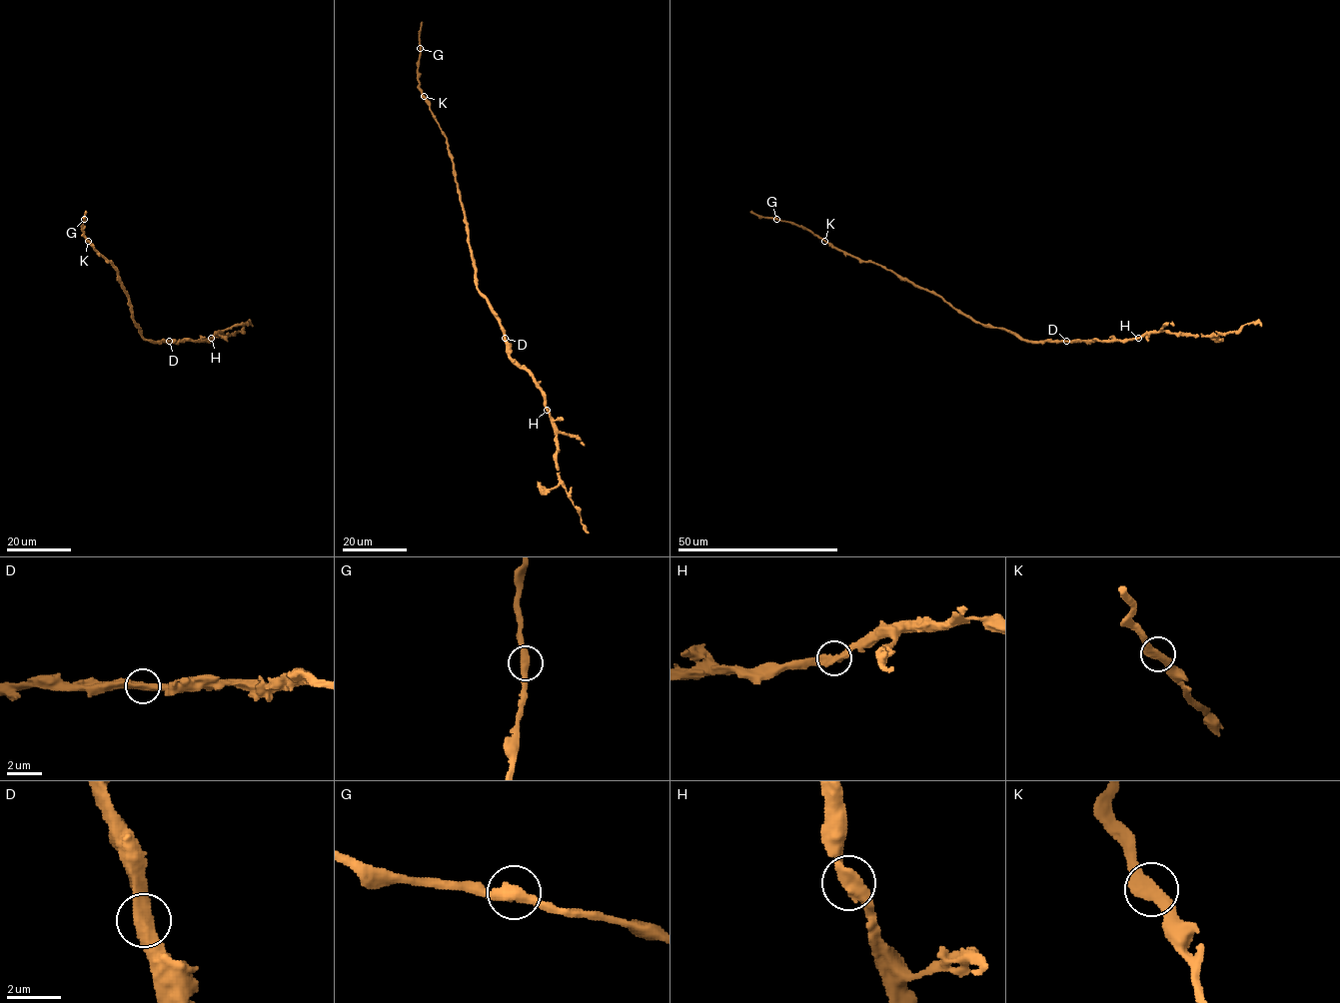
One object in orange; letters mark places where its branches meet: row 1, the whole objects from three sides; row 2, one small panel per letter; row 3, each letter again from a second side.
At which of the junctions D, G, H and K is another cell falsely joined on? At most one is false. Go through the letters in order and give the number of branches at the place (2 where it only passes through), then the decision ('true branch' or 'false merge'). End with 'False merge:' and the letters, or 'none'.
D: 2 | true branch
G: 2 | true branch
H: 2 | true branch
K: 2 | true branch
False merge: none

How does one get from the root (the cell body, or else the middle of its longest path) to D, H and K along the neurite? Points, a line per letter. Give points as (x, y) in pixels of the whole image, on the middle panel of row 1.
D: (477, 275), (477, 289), (498, 320), (505, 338)
H: (477, 275), (477, 289), (498, 320), (508, 357), (532, 377), (547, 409)
K: (477, 275), (447, 137), (424, 97)

